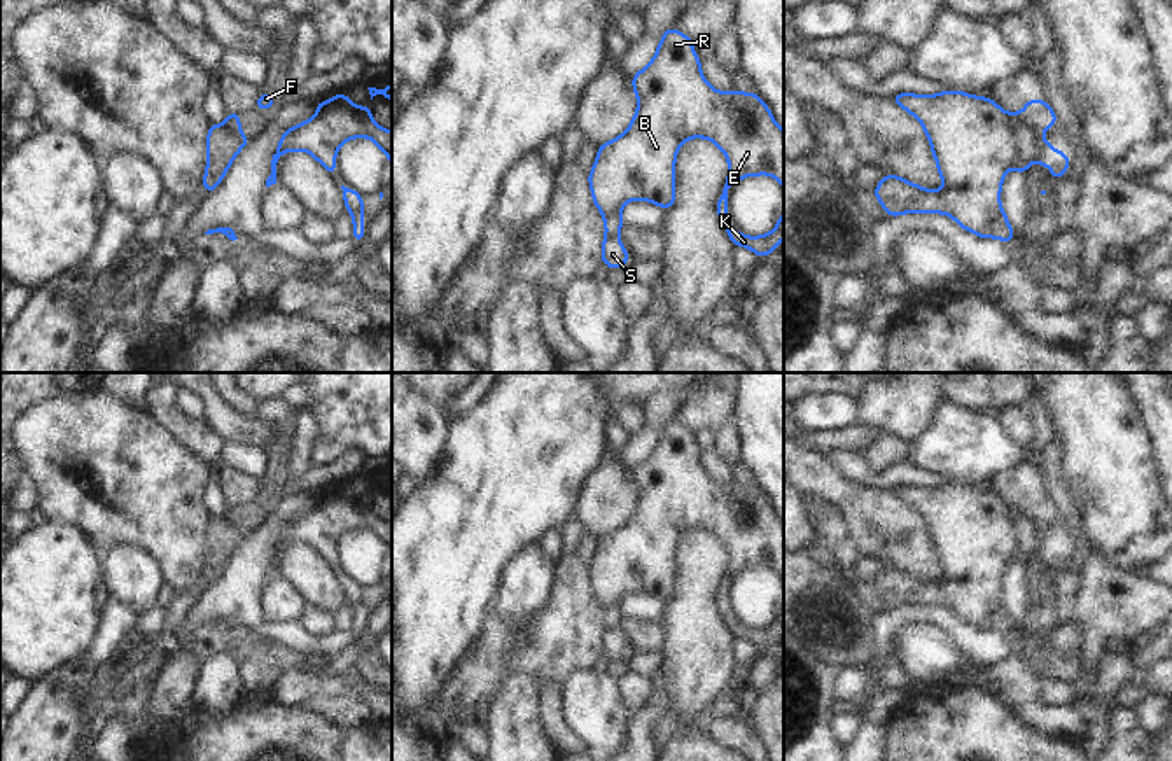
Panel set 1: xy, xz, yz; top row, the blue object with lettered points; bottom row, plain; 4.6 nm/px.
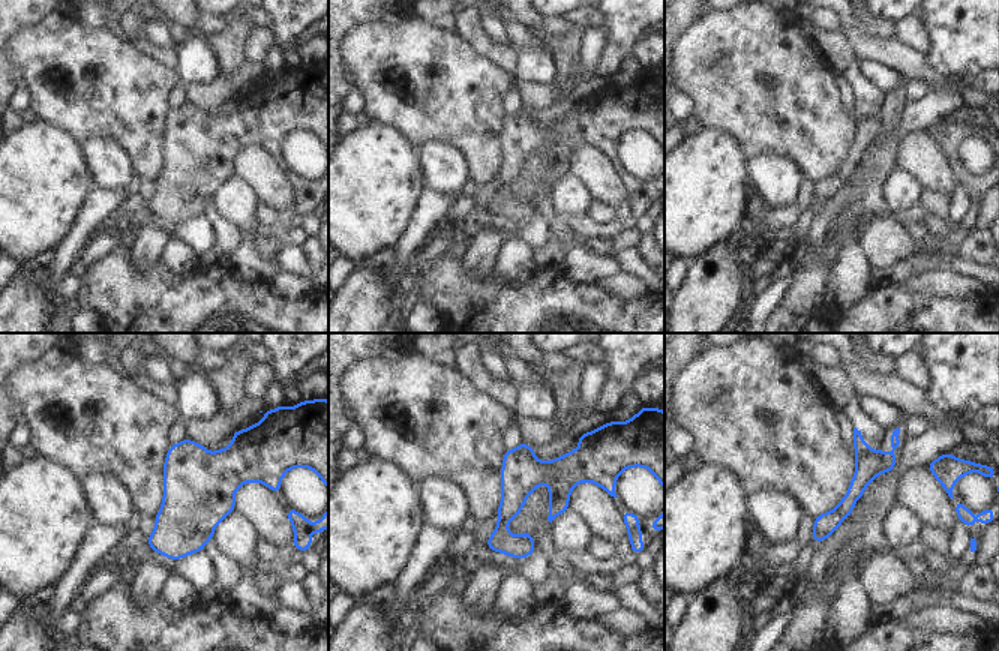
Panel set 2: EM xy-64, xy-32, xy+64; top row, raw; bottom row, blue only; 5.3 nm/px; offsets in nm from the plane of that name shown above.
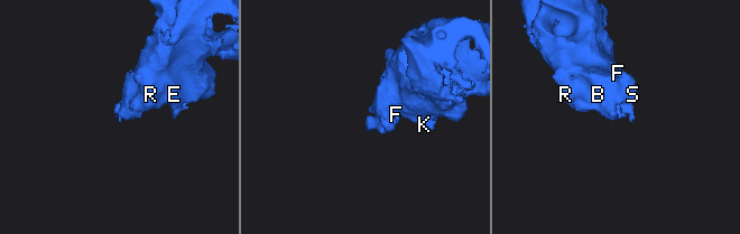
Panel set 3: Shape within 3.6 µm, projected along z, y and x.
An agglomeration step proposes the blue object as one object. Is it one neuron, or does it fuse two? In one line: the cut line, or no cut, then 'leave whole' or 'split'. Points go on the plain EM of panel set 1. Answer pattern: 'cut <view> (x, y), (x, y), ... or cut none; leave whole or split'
cut yz (1008, 506), (1017, 539), (1015, 555); split

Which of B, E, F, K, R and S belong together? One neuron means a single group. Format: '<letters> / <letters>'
B E K R / F S

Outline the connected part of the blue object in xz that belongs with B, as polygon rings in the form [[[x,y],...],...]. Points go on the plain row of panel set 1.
[[[673,418],[668,420],[647,458],[631,469],[638,497],[628,521],[598,537],[588,567],[591,590],[600,604],[617,604],[631,591],[645,591],[665,604],[675,595],[675,549],[687,530],[708,530],[728,549],[728,570],[715,604],[733,637],[750,640],[759,651],[777,642],[784,632],[784,604],[777,619],[764,628],[745,628],[728,616],[728,581],[747,567],[773,567],[784,581],[784,521],[757,485],[721,485],[703,469],[693,432]]]

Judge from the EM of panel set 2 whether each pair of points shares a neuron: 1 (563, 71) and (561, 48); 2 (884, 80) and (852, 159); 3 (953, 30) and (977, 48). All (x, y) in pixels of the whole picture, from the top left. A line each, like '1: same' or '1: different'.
1: same
2: different
3: same

